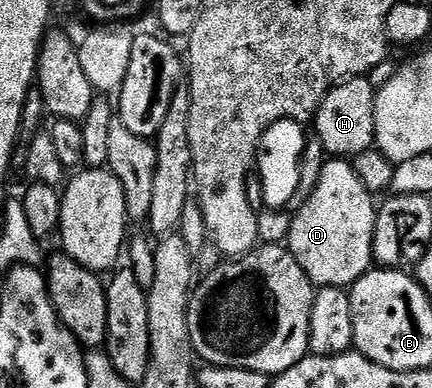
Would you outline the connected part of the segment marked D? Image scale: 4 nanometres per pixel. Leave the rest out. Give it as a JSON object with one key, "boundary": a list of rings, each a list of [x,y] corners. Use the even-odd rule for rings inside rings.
{"boundary":[[[330,159],[320,171],[320,183],[290,223],[288,248],[315,286],[349,287],[371,268],[374,252],[376,201],[360,183],[353,164],[346,159]]]}

